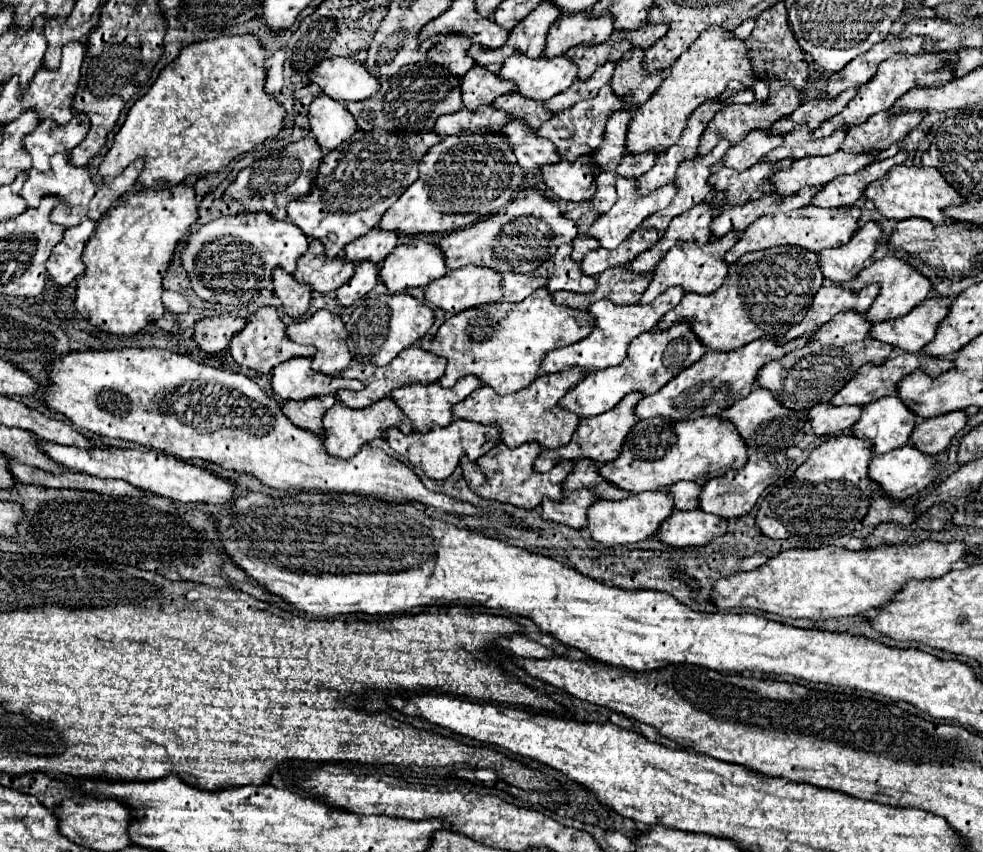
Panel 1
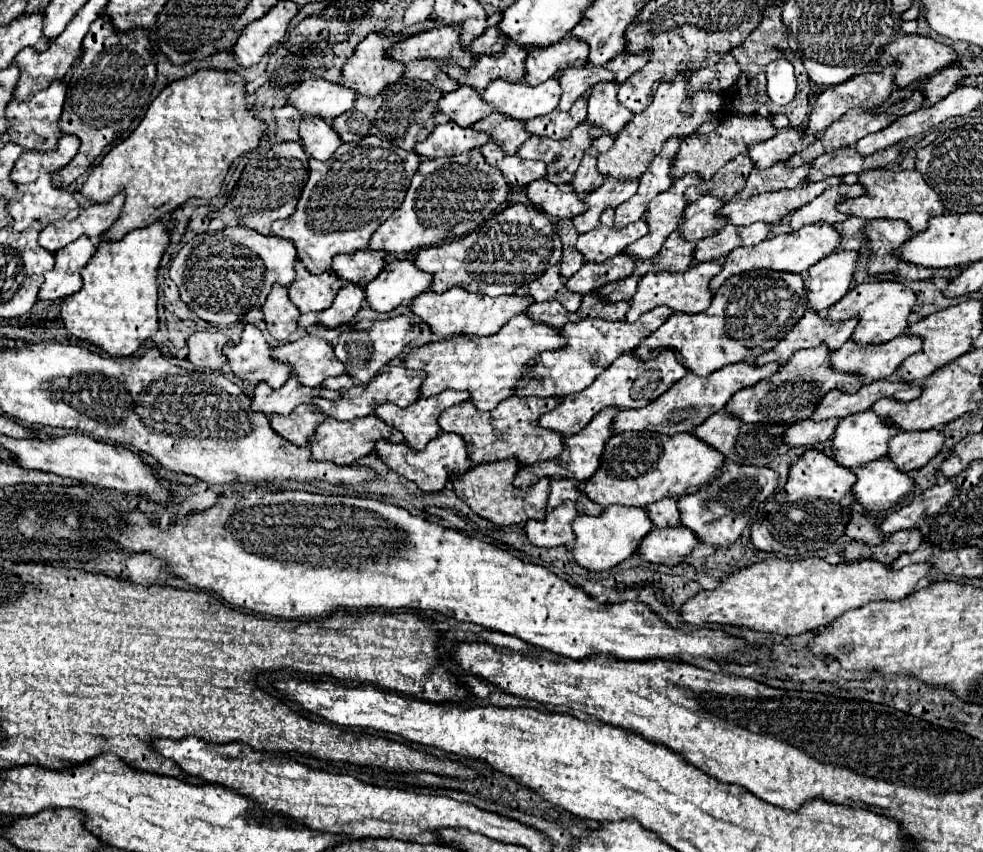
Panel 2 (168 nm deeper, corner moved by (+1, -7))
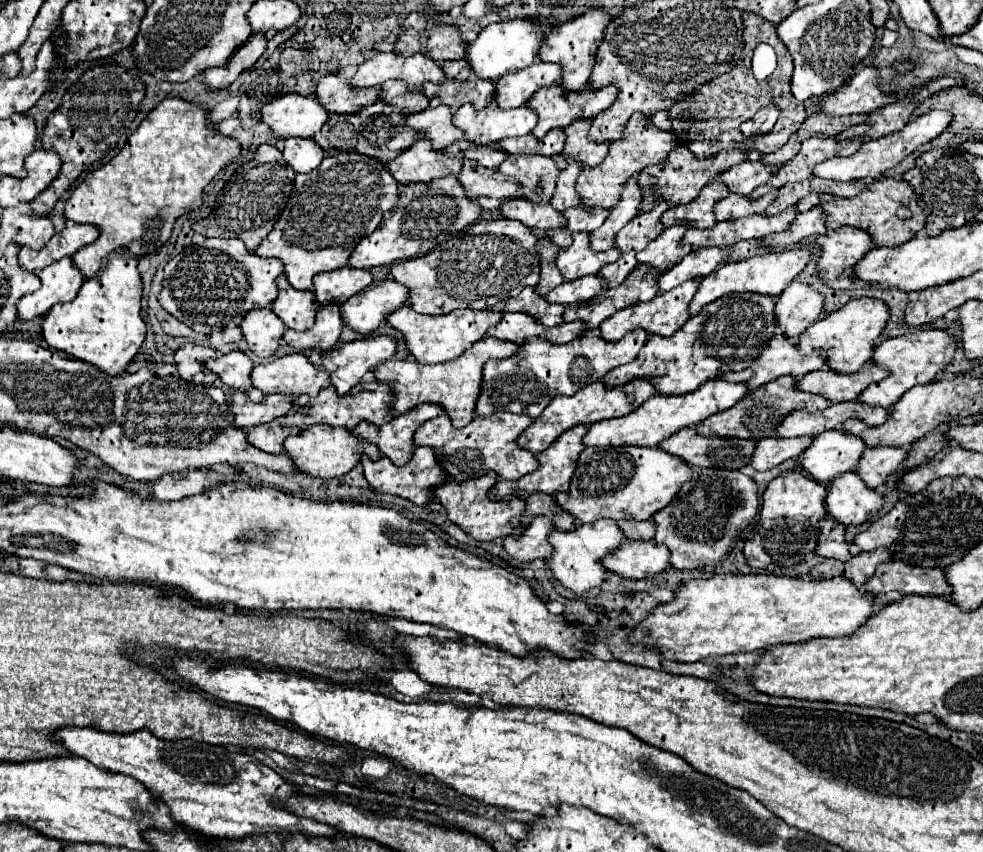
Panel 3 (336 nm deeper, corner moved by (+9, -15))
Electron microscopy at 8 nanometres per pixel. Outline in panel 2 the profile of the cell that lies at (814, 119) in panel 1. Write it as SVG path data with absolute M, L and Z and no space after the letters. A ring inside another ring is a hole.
M784 127L780 129L778 135L774 135L772 139L764 141L764 143L756 143L748 149L750 159L754 161L754 165L758 169L766 169L772 163L780 161L780 159L788 159L794 153L802 151L808 143L812 143L812 137L806 137L804 129L798 127Z

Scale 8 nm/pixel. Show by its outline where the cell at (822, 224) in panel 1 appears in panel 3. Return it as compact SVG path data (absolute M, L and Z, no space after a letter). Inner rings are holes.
M794 249L794 251L782 251L782 253L766 253L766 255L750 257L746 261L738 261L738 263L724 263L712 275L708 275L700 281L698 291L696 291L688 311L690 311L690 315L698 315L704 305L708 305L708 303L712 303L712 301L716 301L728 293L750 291L750 293L776 297L806 267L810 257L812 257L812 253L808 249Z

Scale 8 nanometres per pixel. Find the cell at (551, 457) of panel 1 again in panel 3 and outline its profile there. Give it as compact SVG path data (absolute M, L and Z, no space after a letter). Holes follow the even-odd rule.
M576 425L568 431L564 431L546 451L538 453L536 459L538 459L538 469L522 479L516 479L516 481L498 481L494 487L492 487L492 495L496 499L508 499L508 497L520 497L524 499L526 493L534 493L534 491L540 491L540 493L546 493L546 495L554 495L558 491L568 491L568 479L572 477L572 471L576 469L576 459L580 455L580 451L584 449L584 445L580 443L580 439L584 437L584 431L586 427L584 425Z

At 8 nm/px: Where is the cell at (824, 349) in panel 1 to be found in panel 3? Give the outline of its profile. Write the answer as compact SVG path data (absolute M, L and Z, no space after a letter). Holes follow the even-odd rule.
M776 379L776 383L768 383L760 387L760 391L752 391L752 395L746 395L740 399L734 407L728 411L716 413L702 423L696 425L696 433L702 437L738 437L738 439L764 439L764 437L774 437L776 427L780 425L780 419L788 415L794 409L804 409L804 411L822 411L830 403L822 399L822 395L812 395L812 393L800 393L794 389L792 379Z

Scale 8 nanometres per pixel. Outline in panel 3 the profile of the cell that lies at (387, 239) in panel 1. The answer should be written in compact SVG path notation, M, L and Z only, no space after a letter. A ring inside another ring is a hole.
M342 267L330 273L314 275L314 297L316 303L342 305L346 299L362 291L372 283L372 275L366 269Z

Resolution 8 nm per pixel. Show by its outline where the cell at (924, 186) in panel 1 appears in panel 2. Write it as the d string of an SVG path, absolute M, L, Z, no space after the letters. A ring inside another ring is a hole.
M874 169L860 173L860 183L868 189L866 195L856 199L844 199L840 203L840 211L848 215L862 217L866 221L874 219L904 219L914 233L928 229L928 219L934 215L942 215L946 207L938 199L938 195L928 187L920 171L894 171L894 169Z

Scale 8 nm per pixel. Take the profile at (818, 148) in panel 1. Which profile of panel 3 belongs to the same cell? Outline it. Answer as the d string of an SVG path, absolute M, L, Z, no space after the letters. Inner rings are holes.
M770 191L768 195L762 195L760 199L754 199L754 201L742 195L728 195L714 205L716 221L720 223L720 221L734 221L746 215L760 215L766 211L766 207L772 203L774 197L776 197L776 191Z

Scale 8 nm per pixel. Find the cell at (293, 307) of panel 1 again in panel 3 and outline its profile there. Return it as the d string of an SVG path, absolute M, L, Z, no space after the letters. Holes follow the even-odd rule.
M254 309L240 323L242 335L250 351L258 357L272 357L284 333L284 323L272 315L270 309Z

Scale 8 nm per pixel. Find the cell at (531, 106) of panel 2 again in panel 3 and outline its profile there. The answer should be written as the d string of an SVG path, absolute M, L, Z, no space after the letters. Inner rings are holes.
M488 105L480 111L474 107L460 107L454 111L454 125L464 131L464 139L474 145L490 145L504 137L528 135L536 127L536 113L524 105L508 111L500 111L496 105Z

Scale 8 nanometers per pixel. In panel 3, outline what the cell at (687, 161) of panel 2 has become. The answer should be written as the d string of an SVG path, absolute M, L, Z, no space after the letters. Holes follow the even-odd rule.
M678 145L670 151L670 155L664 159L664 165L658 163L658 165L652 165L652 167L646 167L644 171L640 171L638 175L638 187L642 191L642 203L640 203L640 213L646 213L650 211L658 201L668 201L670 207L676 207L676 205L682 205L682 203L690 203L698 197L700 189L710 181L714 179L716 175L728 171L732 165L738 165L746 159L746 153L736 149L736 151L722 151L720 155L712 157L712 159L696 159L688 147L684 145Z

